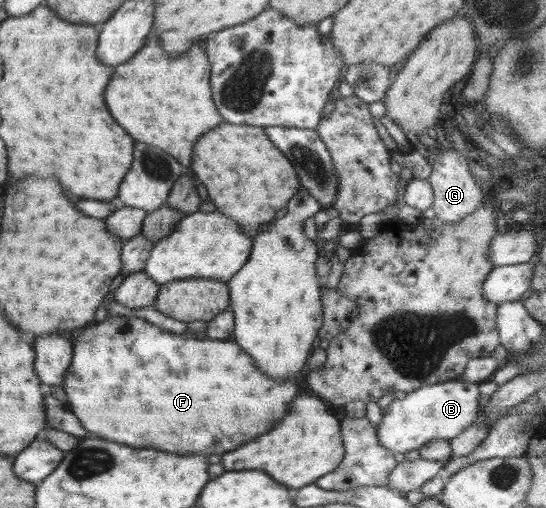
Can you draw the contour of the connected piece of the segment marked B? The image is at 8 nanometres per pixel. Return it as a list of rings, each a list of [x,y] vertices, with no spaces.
[[[454,379],[444,383],[430,383],[406,394],[403,399],[396,399],[384,411],[376,425],[378,442],[392,450],[392,453],[403,453],[418,450],[430,440],[450,440],[460,435],[476,419],[480,405],[479,383]]]

